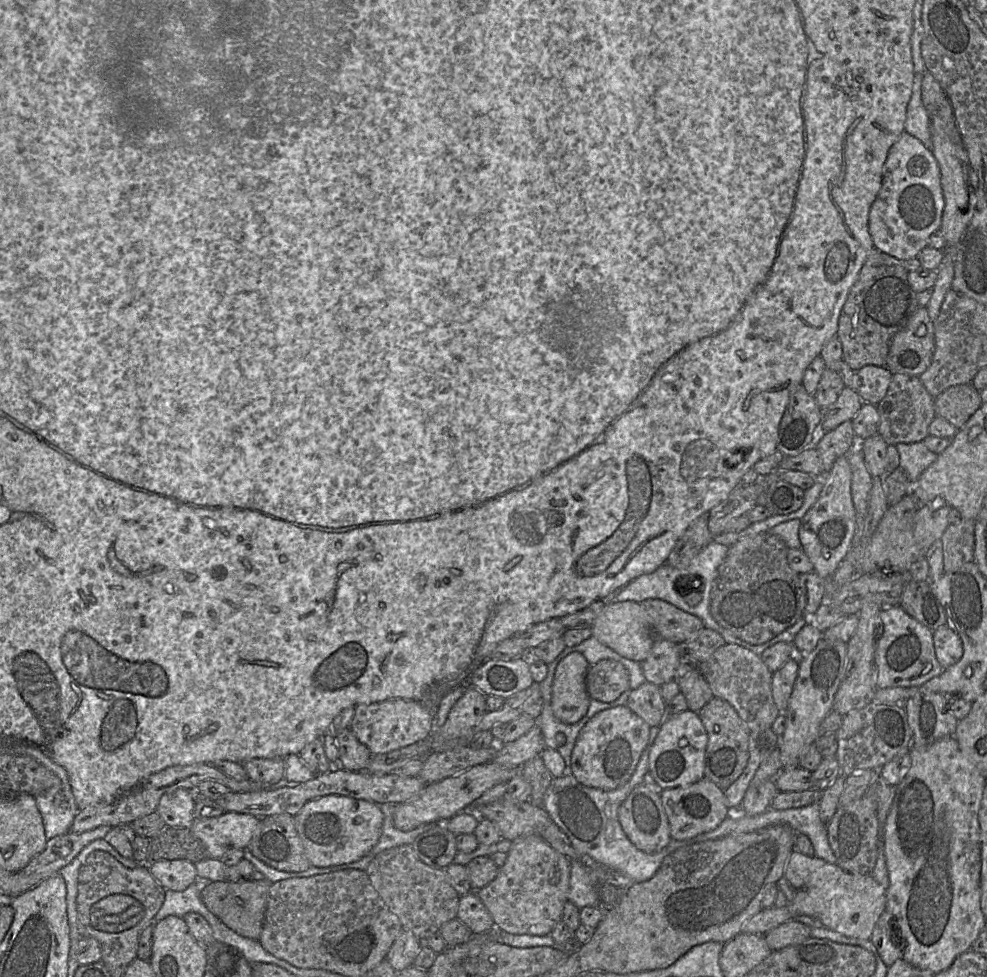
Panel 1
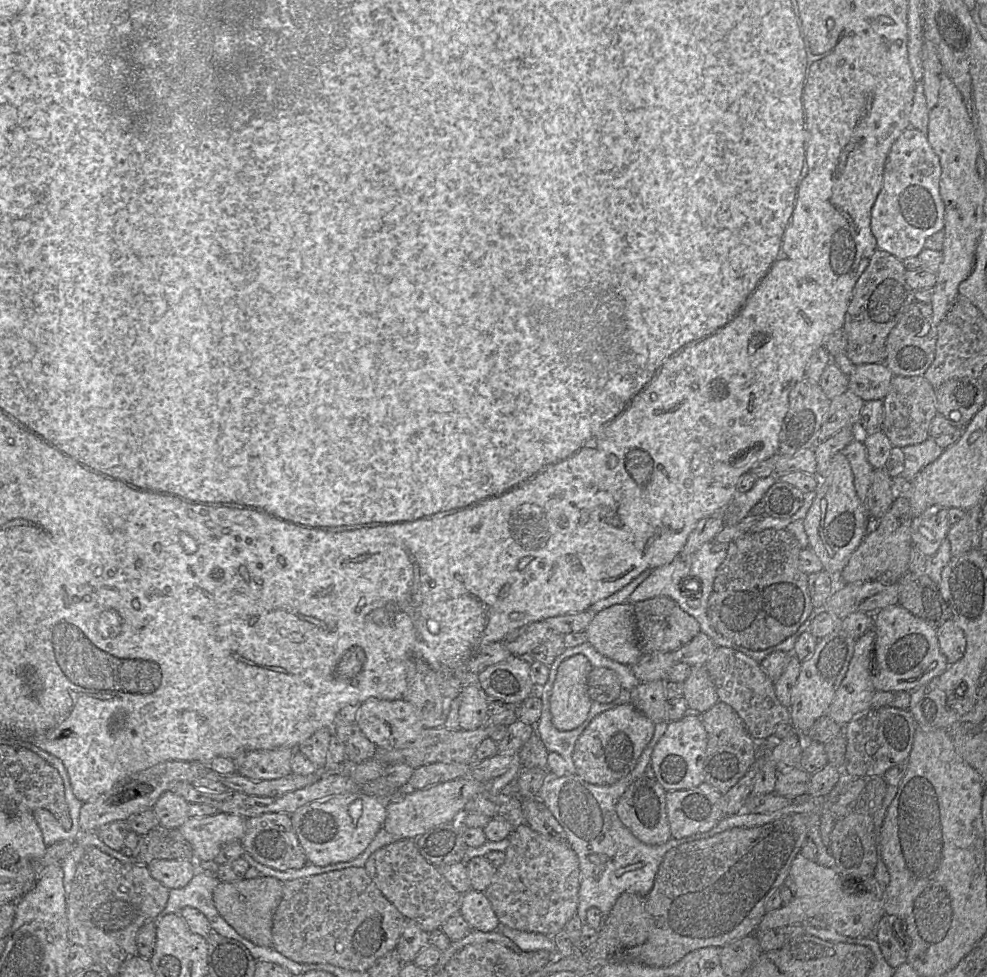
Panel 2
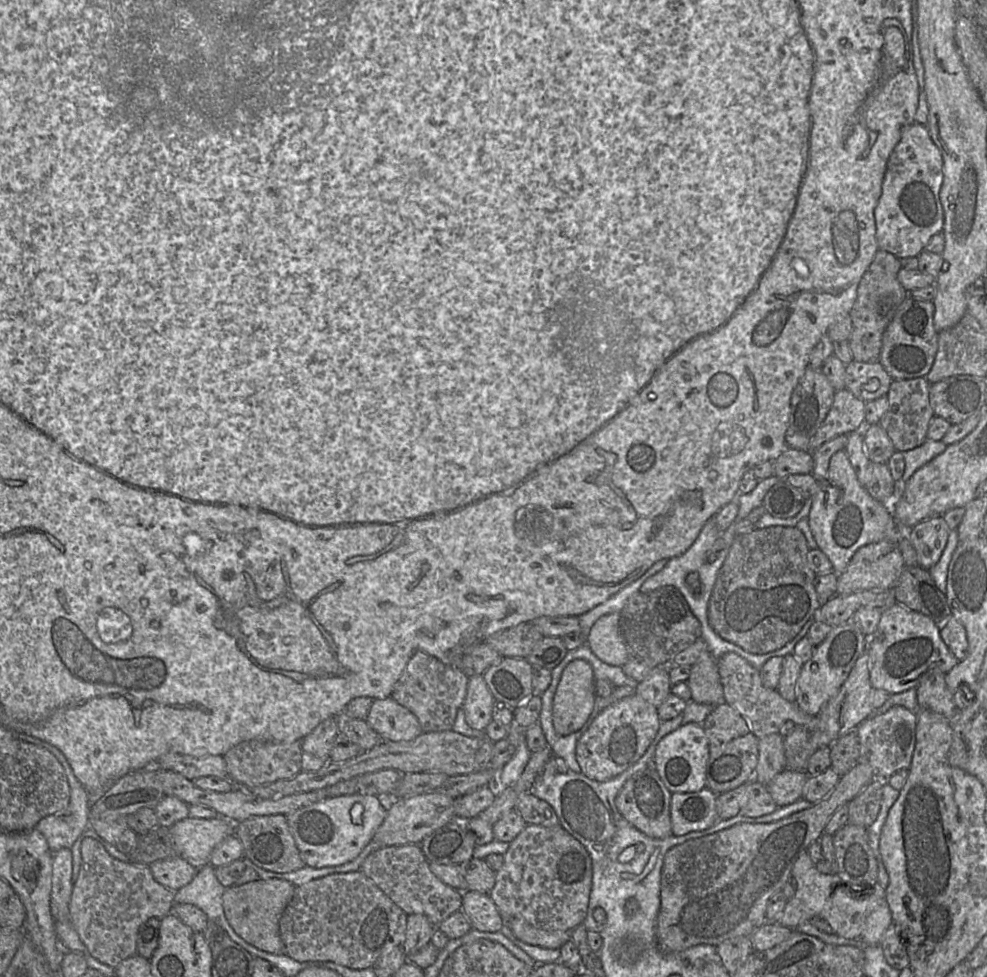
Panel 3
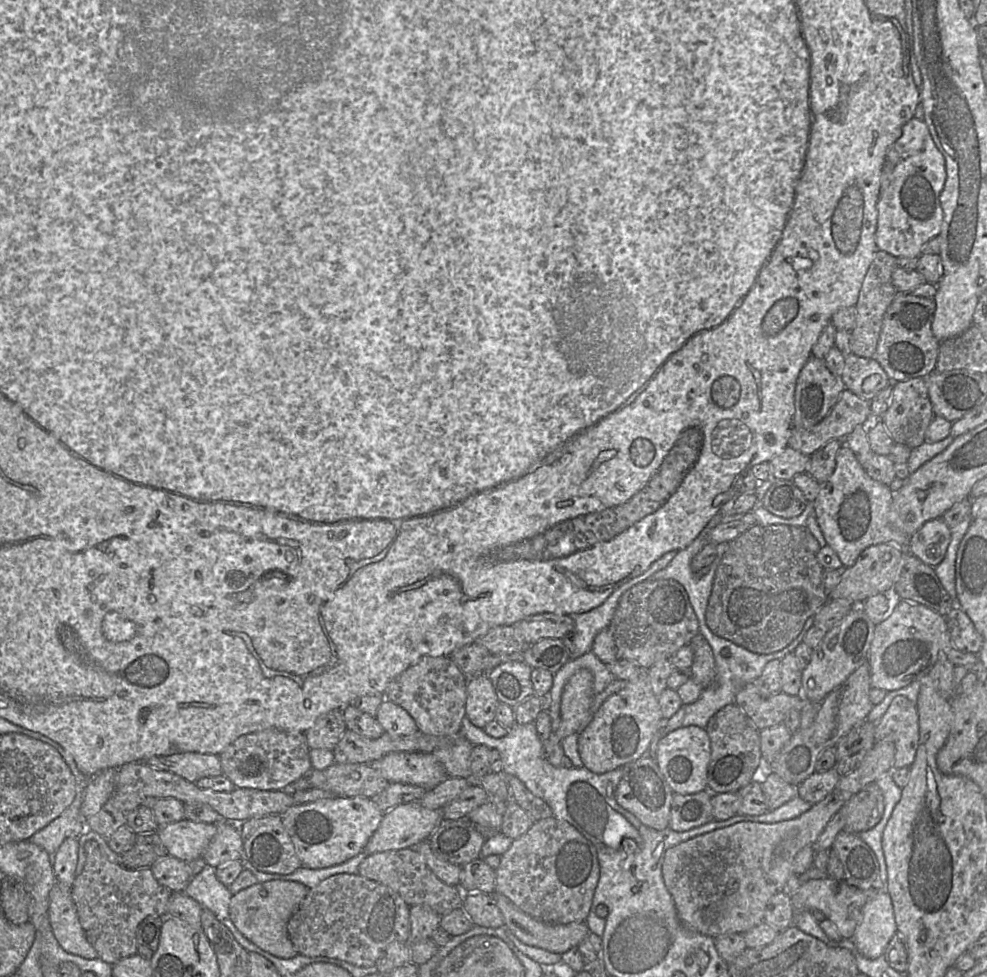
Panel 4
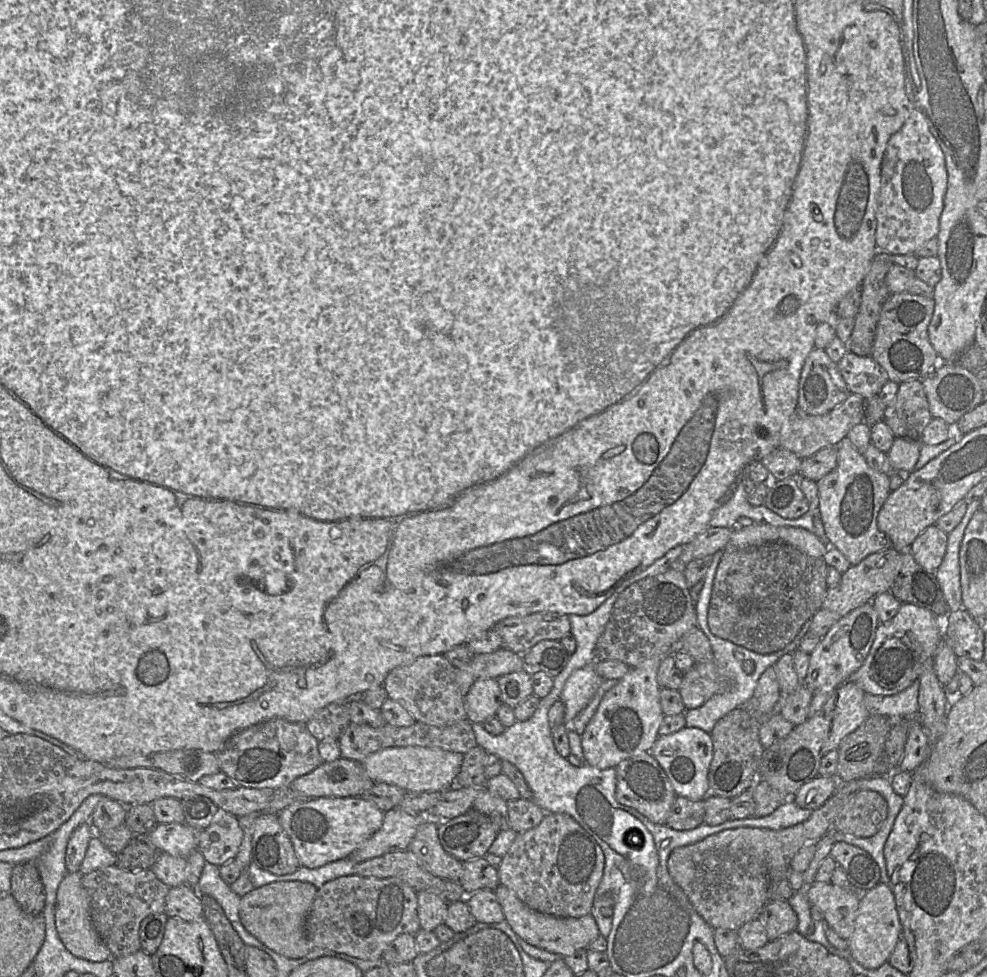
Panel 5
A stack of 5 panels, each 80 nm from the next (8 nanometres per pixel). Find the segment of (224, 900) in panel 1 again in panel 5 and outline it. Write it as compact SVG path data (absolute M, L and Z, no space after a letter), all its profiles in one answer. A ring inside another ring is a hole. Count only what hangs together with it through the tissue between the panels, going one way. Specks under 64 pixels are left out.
M280 881L254 888L241 897L240 921L246 930L276 953L289 959L306 956L313 948L304 929L318 888L310 882Z

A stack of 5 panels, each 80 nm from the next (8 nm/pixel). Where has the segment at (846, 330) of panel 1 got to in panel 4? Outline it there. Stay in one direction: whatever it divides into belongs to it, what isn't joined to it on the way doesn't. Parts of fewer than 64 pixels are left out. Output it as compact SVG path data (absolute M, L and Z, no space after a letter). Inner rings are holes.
M878 250L862 283L856 303L856 324L851 331L851 352L859 357L873 358L876 352L884 314L898 293L892 283L892 273L898 267L897 258Z

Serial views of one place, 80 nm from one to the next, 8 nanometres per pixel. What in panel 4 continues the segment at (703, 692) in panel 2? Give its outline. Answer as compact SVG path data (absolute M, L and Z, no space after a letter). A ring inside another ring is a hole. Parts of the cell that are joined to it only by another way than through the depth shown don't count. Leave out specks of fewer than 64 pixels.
M699 632L688 644L693 651L691 678L703 689L711 686L716 676L715 659L712 648L705 637Z

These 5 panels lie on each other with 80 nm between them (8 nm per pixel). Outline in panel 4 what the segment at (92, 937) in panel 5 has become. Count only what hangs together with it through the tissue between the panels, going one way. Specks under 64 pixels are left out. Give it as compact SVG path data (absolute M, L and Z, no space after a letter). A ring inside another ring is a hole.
M55 883L49 895L49 918L53 934L66 952L87 959L98 958L79 921L71 887Z

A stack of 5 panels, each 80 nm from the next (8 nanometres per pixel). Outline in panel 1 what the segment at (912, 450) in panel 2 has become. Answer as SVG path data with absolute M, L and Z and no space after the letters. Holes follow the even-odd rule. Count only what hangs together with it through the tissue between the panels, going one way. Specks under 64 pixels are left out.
M922 442L898 443L895 445L900 458L900 467L904 469L908 479L914 485L920 475L933 462L938 454L930 451Z

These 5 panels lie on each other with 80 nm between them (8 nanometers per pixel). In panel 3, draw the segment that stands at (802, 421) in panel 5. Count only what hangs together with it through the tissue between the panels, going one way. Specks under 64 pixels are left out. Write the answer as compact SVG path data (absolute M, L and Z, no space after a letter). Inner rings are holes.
M843 389L840 391L836 391L833 403L829 412L827 413L824 421L816 431L815 435L811 438L808 450L803 451L815 451L818 447L820 447L825 442L839 436L839 435L849 435L855 431L862 431L865 425L865 402L856 398L849 390Z

